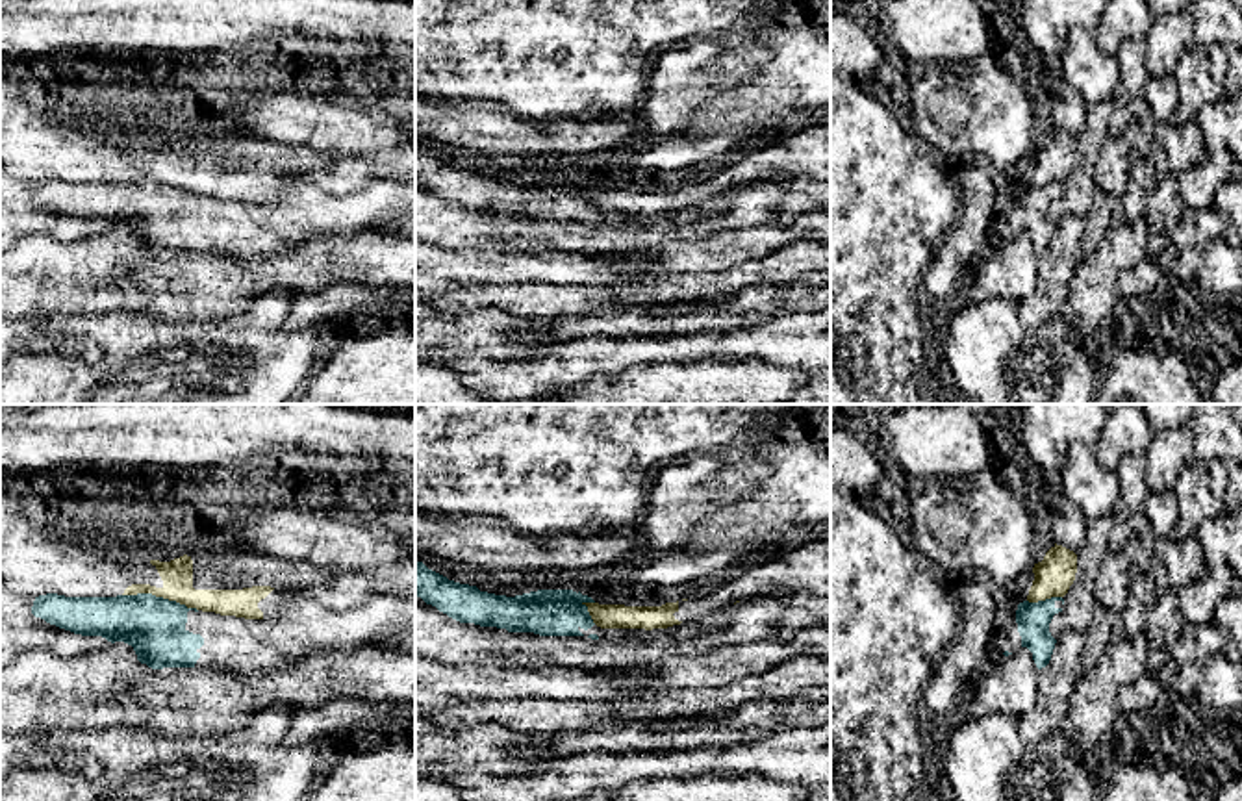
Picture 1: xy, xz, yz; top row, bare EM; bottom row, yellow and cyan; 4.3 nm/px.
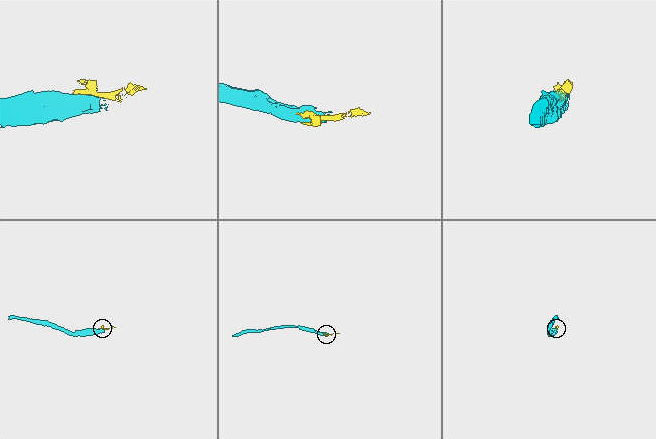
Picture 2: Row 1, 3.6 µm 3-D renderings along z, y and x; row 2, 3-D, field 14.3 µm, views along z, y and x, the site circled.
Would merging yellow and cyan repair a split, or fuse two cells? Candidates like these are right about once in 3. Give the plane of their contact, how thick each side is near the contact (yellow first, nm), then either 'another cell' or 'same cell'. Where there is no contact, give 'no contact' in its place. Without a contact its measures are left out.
xy | 140/260 nm | another cell

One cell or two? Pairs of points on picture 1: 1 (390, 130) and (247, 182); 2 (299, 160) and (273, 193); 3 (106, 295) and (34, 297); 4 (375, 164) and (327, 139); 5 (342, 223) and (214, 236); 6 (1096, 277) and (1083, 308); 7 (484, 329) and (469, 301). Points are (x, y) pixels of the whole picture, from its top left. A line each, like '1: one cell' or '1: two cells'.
1: two cells
2: one cell
3: one cell
4: two cells
5: one cell
6: one cell
7: two cells

